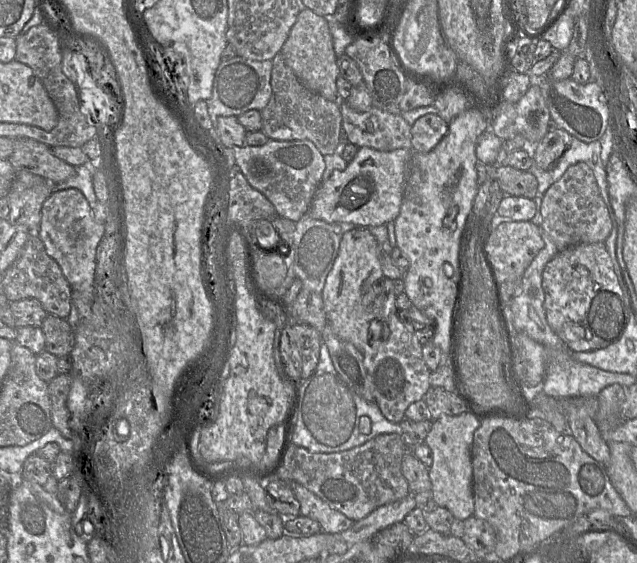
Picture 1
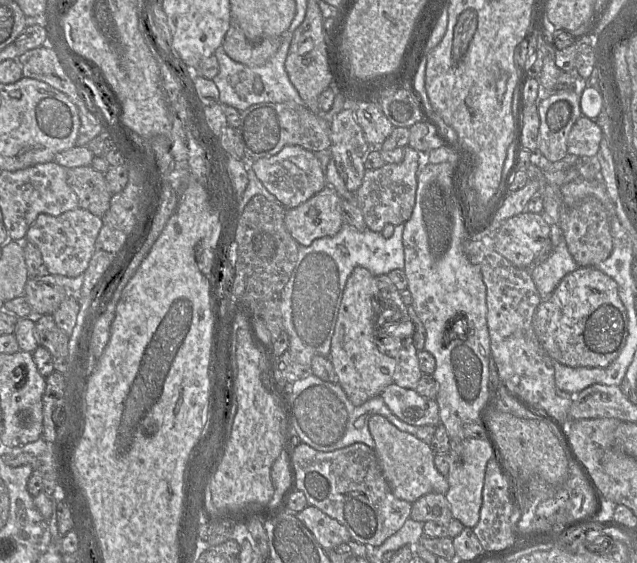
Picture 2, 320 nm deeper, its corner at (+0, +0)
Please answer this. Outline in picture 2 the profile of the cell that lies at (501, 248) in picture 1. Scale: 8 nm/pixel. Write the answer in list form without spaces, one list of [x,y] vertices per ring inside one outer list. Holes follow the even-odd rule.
[[[524,211],[507,219],[494,237],[494,250],[518,268],[528,267],[542,253],[550,234],[542,213]]]

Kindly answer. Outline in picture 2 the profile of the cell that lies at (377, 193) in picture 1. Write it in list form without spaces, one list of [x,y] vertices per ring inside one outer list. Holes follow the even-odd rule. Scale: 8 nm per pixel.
[[[327,185],[298,207],[286,209],[284,222],[301,246],[309,246],[318,238],[334,236],[344,225],[341,196]]]

